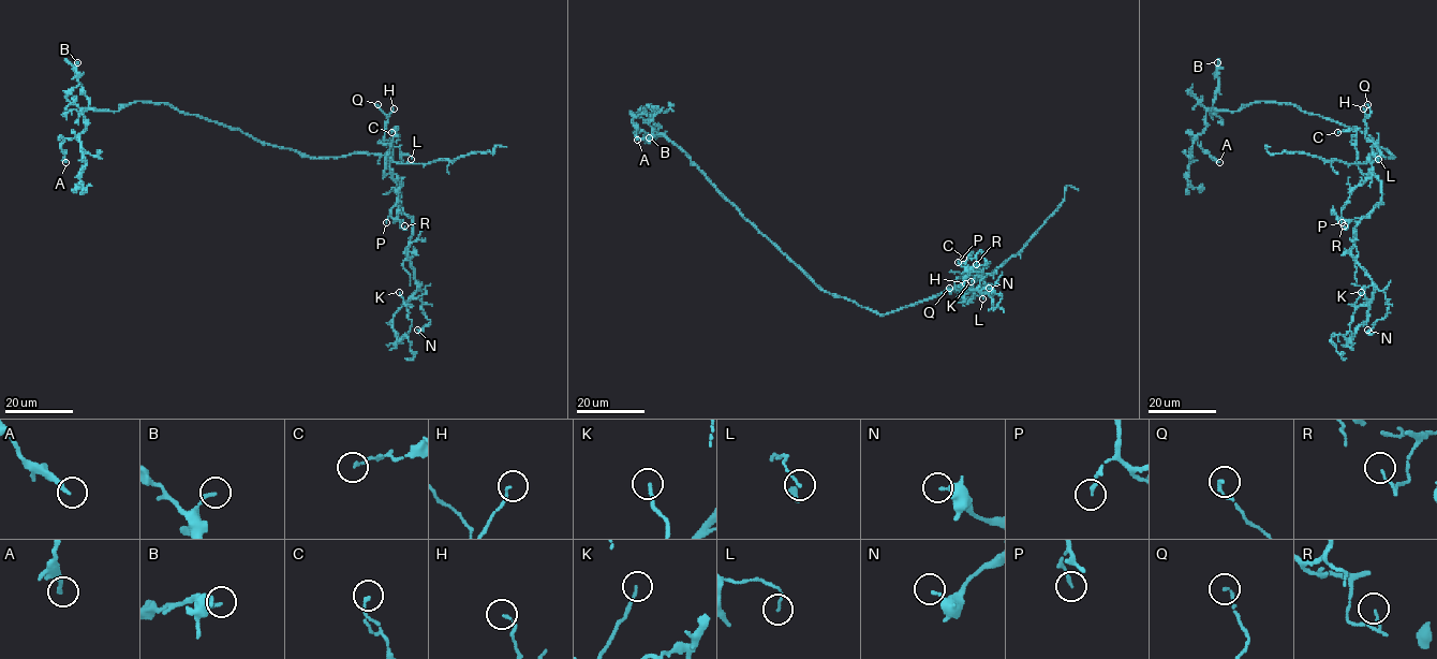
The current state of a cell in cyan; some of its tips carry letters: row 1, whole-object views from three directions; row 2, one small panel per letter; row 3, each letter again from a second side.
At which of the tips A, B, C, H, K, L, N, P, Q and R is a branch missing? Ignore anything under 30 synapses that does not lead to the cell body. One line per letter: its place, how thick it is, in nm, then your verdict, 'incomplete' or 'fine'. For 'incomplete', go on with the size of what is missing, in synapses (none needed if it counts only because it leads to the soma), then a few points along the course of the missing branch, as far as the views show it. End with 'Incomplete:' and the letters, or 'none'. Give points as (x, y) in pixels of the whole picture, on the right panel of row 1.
A: place (1219, 162); calibre 170 nm; fine
B: place (1217, 62); calibre 150 nm; fine
C: place (1337, 132); calibre 150 nm; fine
H: place (1363, 108); calibre 110 nm; fine
K: place (1361, 292); calibre 130 nm; fine
L: place (1378, 159); calibre 90 nm; fine
N: place (1367, 330); calibre 190 nm; fine
P: place (1342, 222); calibre 140 nm; fine
Q: place (1367, 104); calibre 120 nm; fine
R: place (1344, 225); calibre 100 nm; fine
Incomplete: none

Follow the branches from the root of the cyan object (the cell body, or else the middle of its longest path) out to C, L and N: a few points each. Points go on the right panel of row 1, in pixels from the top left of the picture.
C: (1388, 150), (1393, 158), (1369, 154), (1372, 171), (1364, 174), (1357, 163), (1356, 132), (1337, 132)
L: (1388, 150), (1393, 158), (1372, 152), (1372, 162), (1379, 151), (1375, 145), (1369, 146), (1378, 159)
N: (1388, 150), (1393, 158), (1369, 154), (1381, 199), (1356, 225), (1351, 249), (1389, 305), (1386, 316), (1367, 330)

